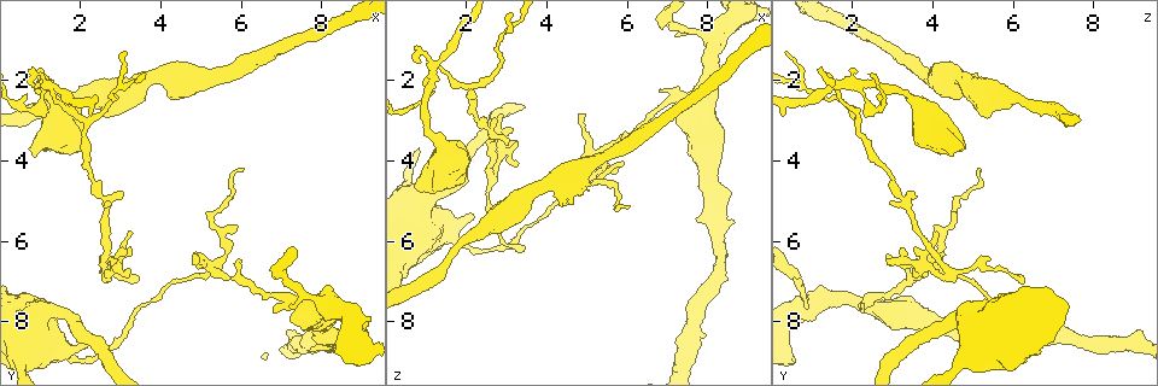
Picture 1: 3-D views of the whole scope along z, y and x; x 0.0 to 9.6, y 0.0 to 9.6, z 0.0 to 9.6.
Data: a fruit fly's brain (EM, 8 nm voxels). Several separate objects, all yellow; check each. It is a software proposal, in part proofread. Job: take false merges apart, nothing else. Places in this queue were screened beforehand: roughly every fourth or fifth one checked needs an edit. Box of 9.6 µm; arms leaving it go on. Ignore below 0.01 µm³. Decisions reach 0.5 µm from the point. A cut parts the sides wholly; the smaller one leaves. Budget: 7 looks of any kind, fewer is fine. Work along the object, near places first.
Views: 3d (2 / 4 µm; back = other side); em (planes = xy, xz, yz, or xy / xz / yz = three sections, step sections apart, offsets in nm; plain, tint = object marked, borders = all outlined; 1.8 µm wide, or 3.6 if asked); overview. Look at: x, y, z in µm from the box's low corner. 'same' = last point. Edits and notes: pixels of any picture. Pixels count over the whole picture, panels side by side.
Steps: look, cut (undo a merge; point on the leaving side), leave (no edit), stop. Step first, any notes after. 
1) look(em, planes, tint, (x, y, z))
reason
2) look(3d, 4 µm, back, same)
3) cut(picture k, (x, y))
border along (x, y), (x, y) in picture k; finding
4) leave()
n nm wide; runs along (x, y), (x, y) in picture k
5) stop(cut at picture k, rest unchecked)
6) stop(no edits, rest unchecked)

look(3d, 4 µm, (5.35, 6.65, 4.15))
four-way junction

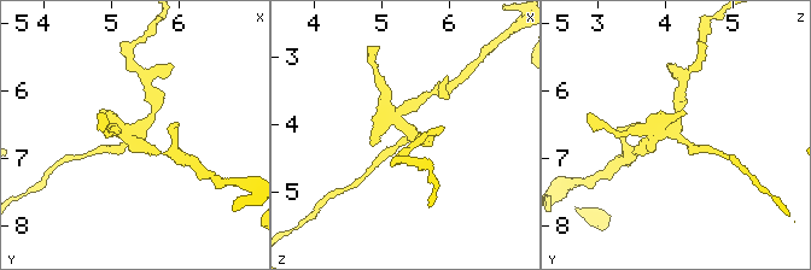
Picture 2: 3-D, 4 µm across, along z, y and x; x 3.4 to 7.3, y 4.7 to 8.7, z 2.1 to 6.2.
look(em, yz, step 16, tint, (5.35, 6.60, 4.15))
now the EM

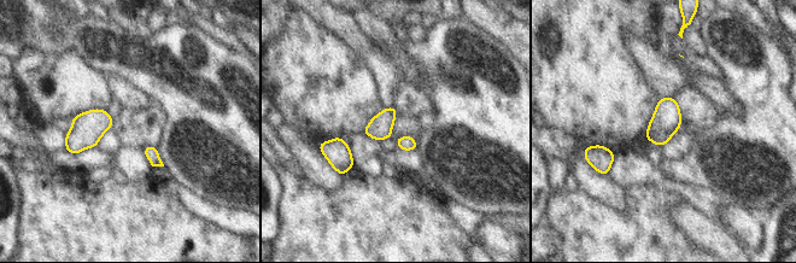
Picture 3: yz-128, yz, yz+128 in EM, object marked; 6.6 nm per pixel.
look(em, planes, tint, same)
cut it another way

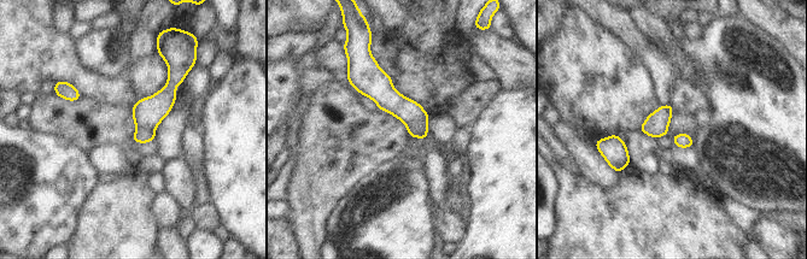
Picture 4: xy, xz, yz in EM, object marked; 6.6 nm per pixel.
cut(picture 4, (147, 113))
a second cell is stuck on

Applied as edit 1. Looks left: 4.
look(em, planes, tint, (1.25, 2.20, 1.65))
three-way junction

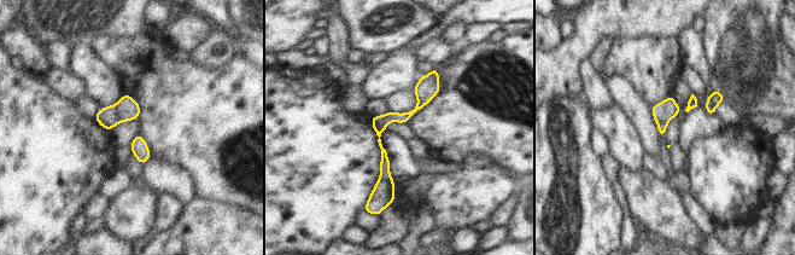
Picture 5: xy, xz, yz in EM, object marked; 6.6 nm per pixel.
cut(picture 5, (107, 117))
border along (114, 104), (121, 121) in picture 5; two cells meet here

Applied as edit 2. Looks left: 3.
stop(cut at picture 4, cut at picture 5, rest unchecked)

